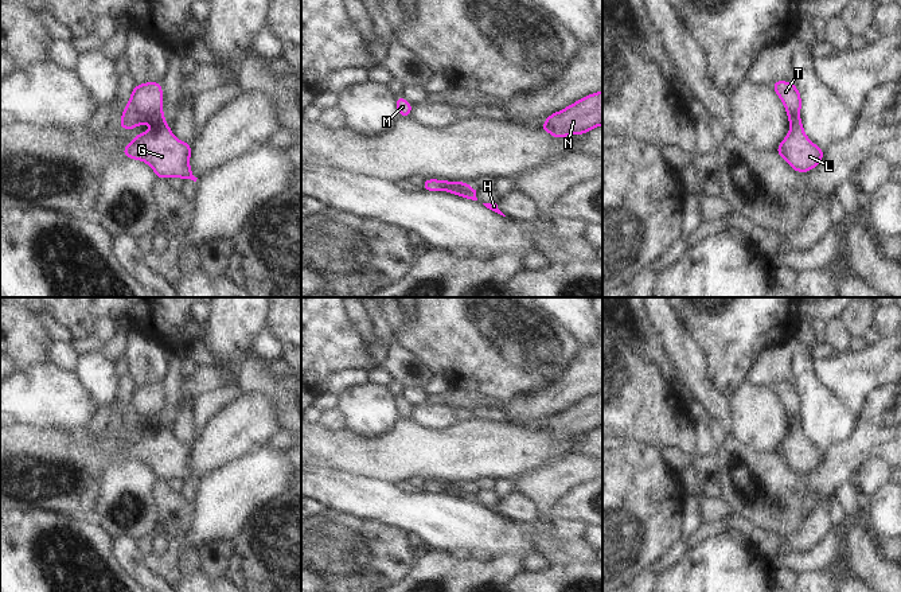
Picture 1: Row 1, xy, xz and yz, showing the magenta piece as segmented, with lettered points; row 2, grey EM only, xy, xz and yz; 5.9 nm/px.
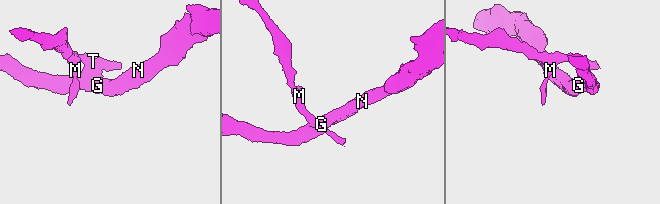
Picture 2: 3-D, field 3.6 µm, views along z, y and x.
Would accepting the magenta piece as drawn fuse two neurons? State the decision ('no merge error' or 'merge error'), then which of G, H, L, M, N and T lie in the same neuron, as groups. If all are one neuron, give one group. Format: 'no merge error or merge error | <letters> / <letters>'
merge error | G L N / H M T

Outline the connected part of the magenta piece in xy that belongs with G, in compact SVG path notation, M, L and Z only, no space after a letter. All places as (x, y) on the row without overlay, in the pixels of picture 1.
M133 408L122 412L121 431L133 431L139 425L153 425L155 429L136 437L122 452L122 457L143 461L152 468L157 480L179 478L183 482L196 483L190 470L191 444L179 443L171 435L171 427L165 427L163 413L139 418Z

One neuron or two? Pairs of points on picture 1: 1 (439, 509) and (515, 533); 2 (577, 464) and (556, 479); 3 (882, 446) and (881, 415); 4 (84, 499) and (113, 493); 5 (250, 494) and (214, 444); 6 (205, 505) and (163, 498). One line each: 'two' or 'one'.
1: one
2: one
3: two
4: two
5: two
6: two

